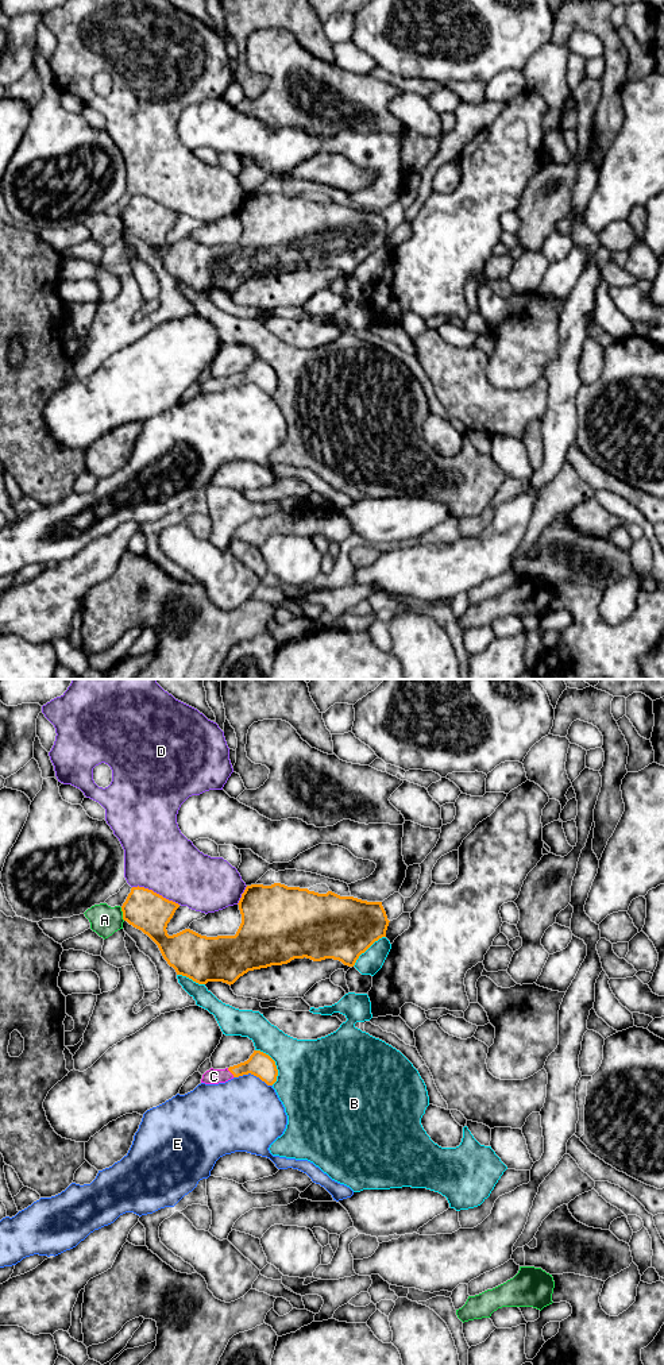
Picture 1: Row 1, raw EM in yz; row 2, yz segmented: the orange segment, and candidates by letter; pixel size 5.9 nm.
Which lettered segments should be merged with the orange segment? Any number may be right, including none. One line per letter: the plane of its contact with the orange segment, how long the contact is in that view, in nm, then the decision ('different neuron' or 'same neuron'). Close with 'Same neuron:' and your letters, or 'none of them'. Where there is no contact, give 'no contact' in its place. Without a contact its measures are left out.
A: contact in yz; length 80 nm; different neuron
B: contact in yz; length 240 nm; different neuron
C: contact in yz; length 70 nm; same neuron
D: contact in yz; length 300 nm; different neuron
E: contact in yz; length 240 nm; different neuron
Same neuron: C

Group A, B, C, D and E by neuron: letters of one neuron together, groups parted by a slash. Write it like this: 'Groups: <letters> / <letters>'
Groups: A / B / C / D / E

